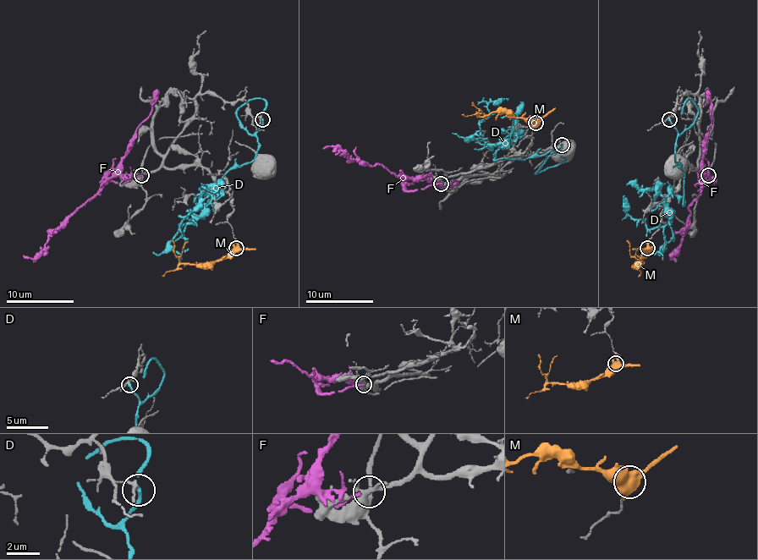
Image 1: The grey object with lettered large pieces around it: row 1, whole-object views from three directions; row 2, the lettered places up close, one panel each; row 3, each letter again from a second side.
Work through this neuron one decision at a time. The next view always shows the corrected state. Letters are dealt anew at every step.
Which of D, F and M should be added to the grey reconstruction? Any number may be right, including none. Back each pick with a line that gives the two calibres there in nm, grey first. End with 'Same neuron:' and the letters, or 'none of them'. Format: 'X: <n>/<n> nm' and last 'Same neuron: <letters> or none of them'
Same neuron: none of them

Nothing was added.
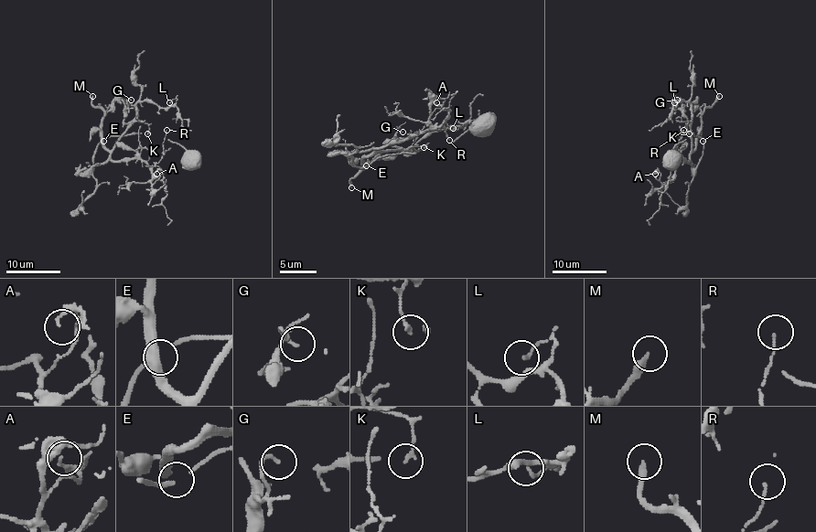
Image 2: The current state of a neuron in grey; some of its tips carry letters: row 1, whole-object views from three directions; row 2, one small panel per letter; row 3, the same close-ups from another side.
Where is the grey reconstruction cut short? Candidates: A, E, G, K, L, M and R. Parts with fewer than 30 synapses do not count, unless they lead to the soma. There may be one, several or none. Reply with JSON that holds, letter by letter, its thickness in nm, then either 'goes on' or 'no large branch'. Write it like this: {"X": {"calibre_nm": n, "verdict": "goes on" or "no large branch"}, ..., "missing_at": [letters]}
{"A": {"calibre_nm": 110, "verdict": "no large branch"}, "E": {"calibre_nm": 130, "verdict": "no large branch"}, "G": {"calibre_nm": 130, "verdict": "no large branch"}, "K": {"calibre_nm": 100, "verdict": "no large branch"}, "L": {"calibre_nm": 130, "verdict": "no large branch"}, "M": {"calibre_nm": 280, "verdict": "goes on"}, "R": {"calibre_nm": 110, "verdict": "no large branch"}, "missing_at": ["M"]}

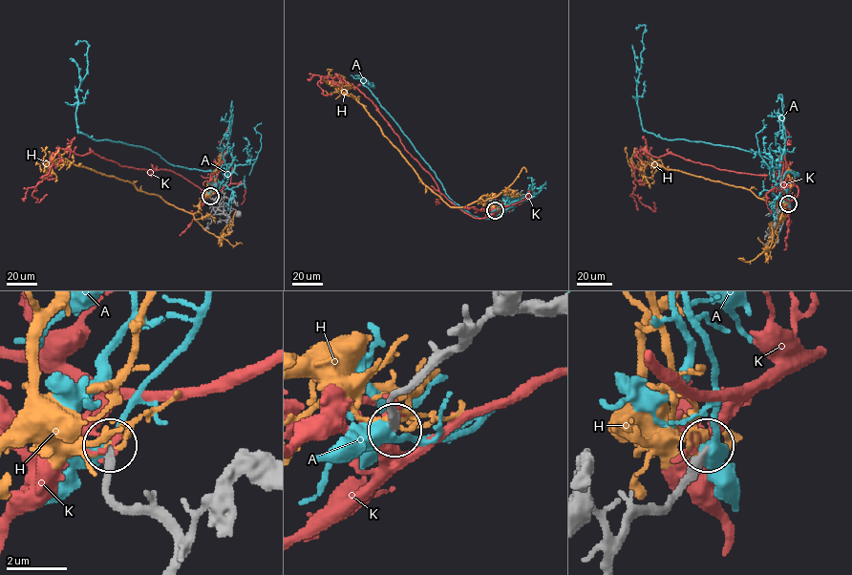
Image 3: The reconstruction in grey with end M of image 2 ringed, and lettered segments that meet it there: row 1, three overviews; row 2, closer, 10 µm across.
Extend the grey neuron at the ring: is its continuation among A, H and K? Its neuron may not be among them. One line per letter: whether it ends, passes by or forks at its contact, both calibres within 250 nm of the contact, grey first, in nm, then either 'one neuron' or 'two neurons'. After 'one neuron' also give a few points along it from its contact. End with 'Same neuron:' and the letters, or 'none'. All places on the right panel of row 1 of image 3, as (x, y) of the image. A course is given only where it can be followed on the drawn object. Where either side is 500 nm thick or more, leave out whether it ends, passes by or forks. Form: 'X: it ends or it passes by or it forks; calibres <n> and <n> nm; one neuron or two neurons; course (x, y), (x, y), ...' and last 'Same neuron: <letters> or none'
A: it passes by; calibres 320 and 440 nm; two neurons
H: it forks; calibres 340 and 110 nm; two neurons
K: it ends; calibres 340 and 300 nm; two neurons
Same neuron: none

